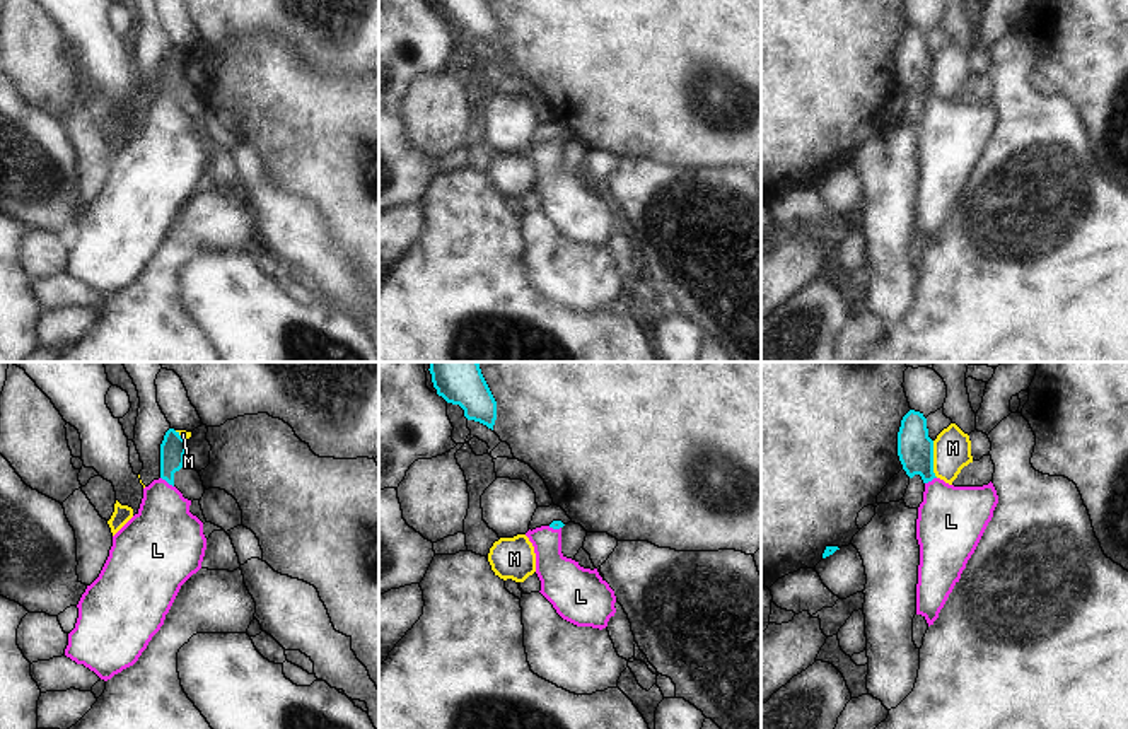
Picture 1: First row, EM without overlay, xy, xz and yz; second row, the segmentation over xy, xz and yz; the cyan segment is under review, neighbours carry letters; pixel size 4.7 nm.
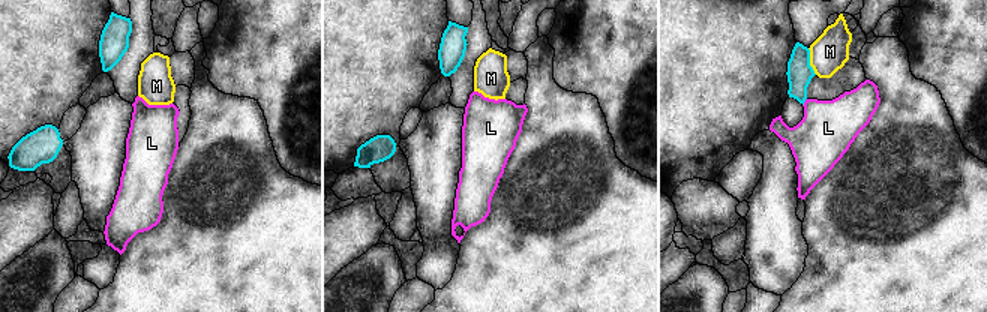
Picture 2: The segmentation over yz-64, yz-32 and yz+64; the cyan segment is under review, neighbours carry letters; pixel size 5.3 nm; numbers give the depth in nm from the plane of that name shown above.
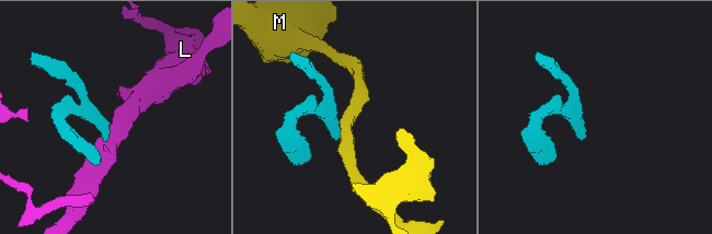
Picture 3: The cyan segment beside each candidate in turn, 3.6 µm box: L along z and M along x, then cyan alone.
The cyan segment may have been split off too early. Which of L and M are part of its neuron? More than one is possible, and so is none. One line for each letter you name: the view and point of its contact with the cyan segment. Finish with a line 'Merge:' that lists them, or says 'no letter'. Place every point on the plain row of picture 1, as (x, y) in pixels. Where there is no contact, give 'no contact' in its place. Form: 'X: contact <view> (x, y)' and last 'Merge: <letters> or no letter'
L: contact xy (168, 99)
Merge: L

